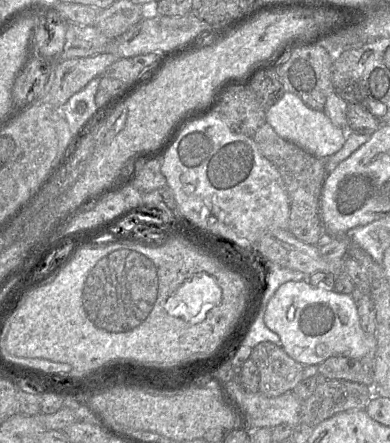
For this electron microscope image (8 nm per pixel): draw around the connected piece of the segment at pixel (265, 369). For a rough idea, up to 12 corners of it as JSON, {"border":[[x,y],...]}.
{"border":[[272,342],[250,358],[260,374],[258,392],[289,392],[304,366]]}

